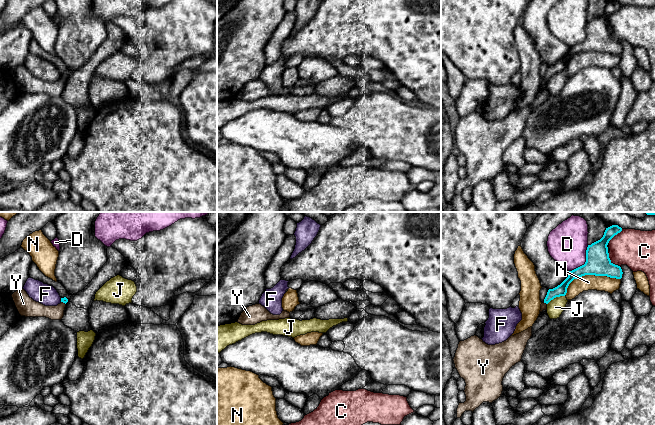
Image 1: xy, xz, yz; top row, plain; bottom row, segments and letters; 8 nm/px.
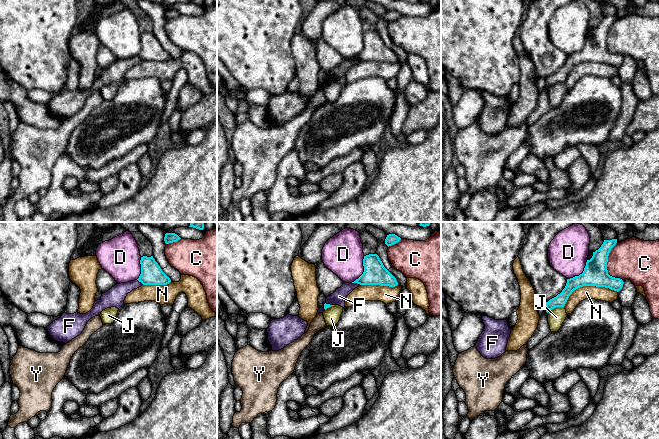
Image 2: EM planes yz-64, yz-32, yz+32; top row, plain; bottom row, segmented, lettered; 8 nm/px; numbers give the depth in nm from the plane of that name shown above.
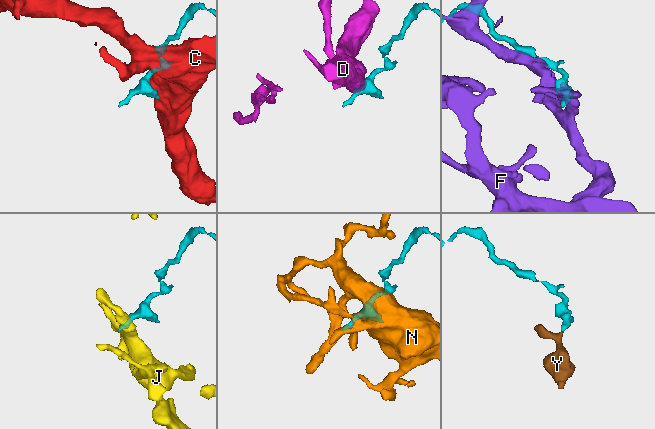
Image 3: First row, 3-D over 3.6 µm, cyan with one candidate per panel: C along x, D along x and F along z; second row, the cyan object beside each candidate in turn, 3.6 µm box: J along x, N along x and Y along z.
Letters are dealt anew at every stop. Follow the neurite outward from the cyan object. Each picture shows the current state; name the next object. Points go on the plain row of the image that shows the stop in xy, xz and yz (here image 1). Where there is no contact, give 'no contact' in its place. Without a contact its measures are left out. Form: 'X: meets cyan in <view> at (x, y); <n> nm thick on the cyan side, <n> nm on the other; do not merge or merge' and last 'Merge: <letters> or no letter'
C: meets cyan in yz at (610, 37); 200 nm thick on the cyan side, 300 nm on the other; do not merge
D: meets cyan in yz at (585, 38); 200 nm thick on the cyan side, 320 nm on the other; do not merge
F: meets cyan in xy at (61, 76); 50 nm thick on the cyan side, 160 nm on the other; do not merge
J: meets cyan in yz at (555, 73); 90 nm thick on the cyan side, 140 nm on the other; do not merge
N: meets cyan in yz at (589, 50); 200 nm thick on the cyan side, 130 nm on the other; do not merge
Y: meets cyan in xy at (63, 78); 50 nm thick on the cyan side, 130 nm on the other; merge
Merge: Y

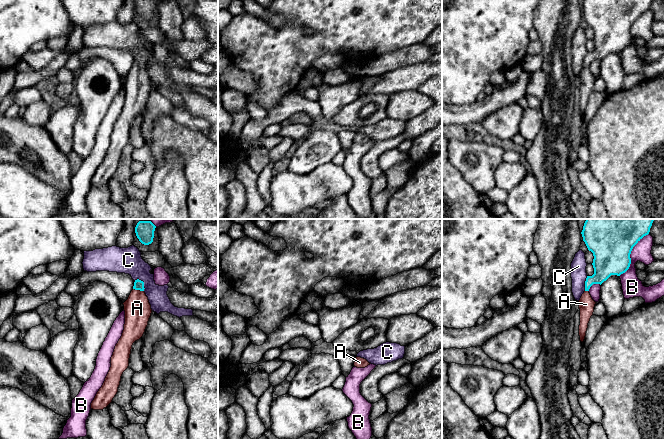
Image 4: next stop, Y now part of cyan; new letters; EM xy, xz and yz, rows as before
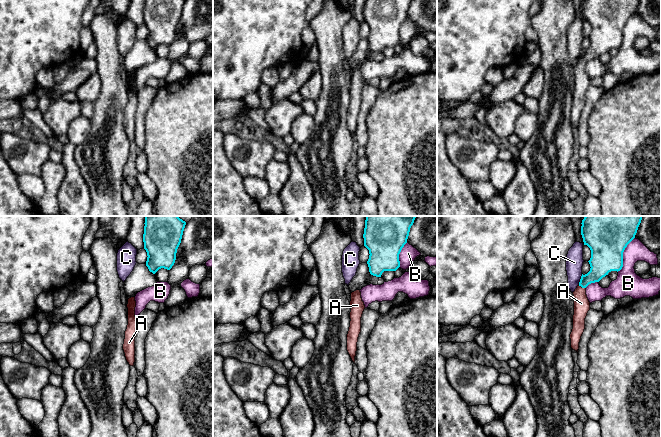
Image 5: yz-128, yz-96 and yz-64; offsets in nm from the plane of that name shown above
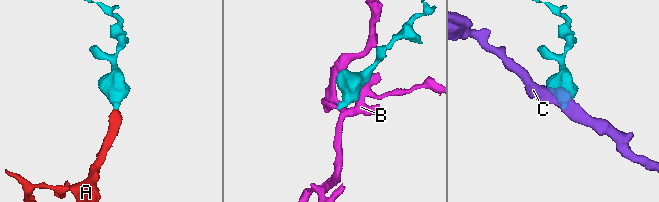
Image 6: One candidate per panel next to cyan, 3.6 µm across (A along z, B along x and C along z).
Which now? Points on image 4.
A: meets cyan in xy at (138, 65); 80 nm thick on the cyan side, 220 nm on the other; merge
B: meets cyan in yz at (629, 31); 340 nm thick on the cyan side, 160 nm on the other; do not merge
C: meets cyan in xy at (143, 58); 80 nm thick on the cyan side, 200 nm on the other; do not merge
Merge: A

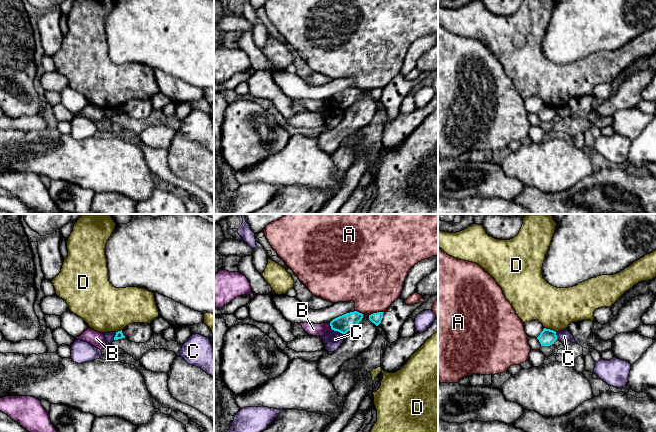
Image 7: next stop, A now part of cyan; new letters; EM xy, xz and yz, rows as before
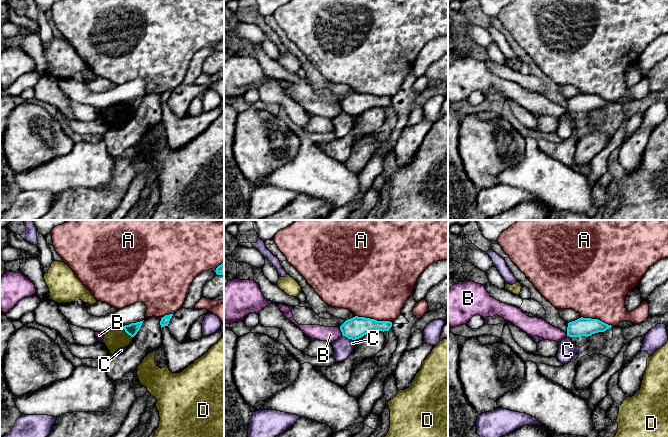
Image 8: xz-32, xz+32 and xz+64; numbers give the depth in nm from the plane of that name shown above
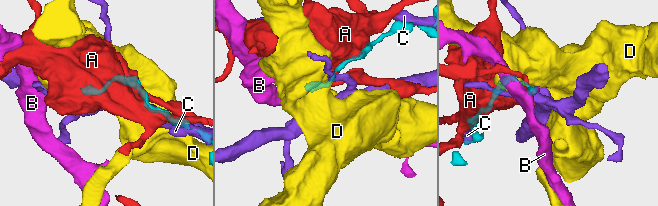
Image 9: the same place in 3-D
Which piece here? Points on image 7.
A: meets cyan in xz at (377, 88); 90 nm thick on the cyan side, 460 nm on the other; do not merge
B: meets cyan in xz at (330, 101); 140 nm thick on the cyan side, 100 nm on the other; do not merge
C: meets cyan in xz at (338, 107); 140 nm thick on the cyan side, 150 nm on the other; do not merge
D: meets cyan in yz at (550, 106); 140 nm thick on the cyan side, 320 nm on the other; do not merge
Merge: no letter

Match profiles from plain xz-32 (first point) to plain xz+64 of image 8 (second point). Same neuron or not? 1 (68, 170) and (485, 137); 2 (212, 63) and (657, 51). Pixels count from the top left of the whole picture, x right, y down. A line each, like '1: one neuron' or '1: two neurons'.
1: two neurons
2: two neurons

